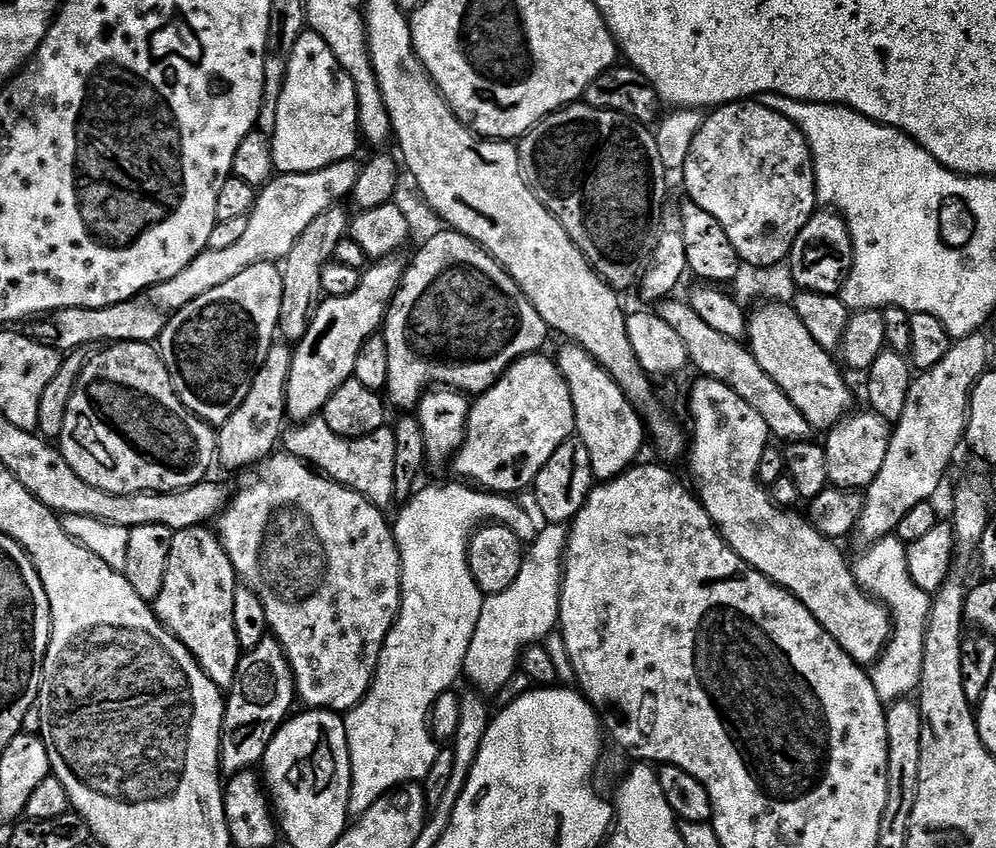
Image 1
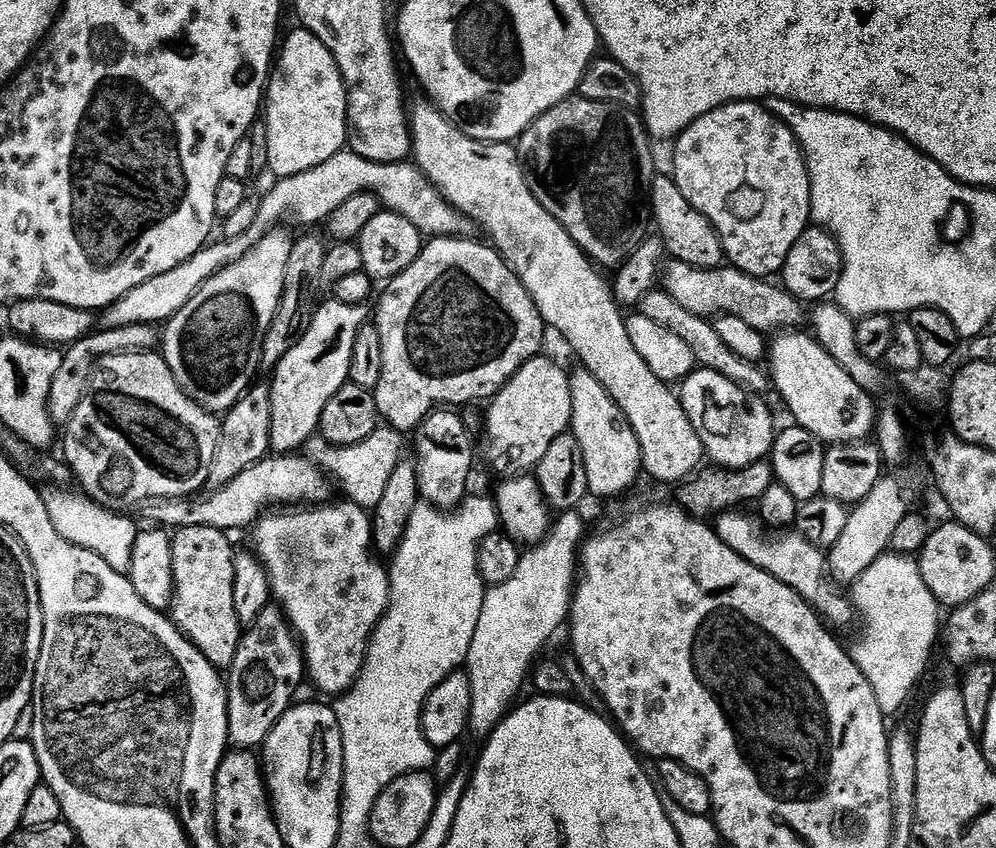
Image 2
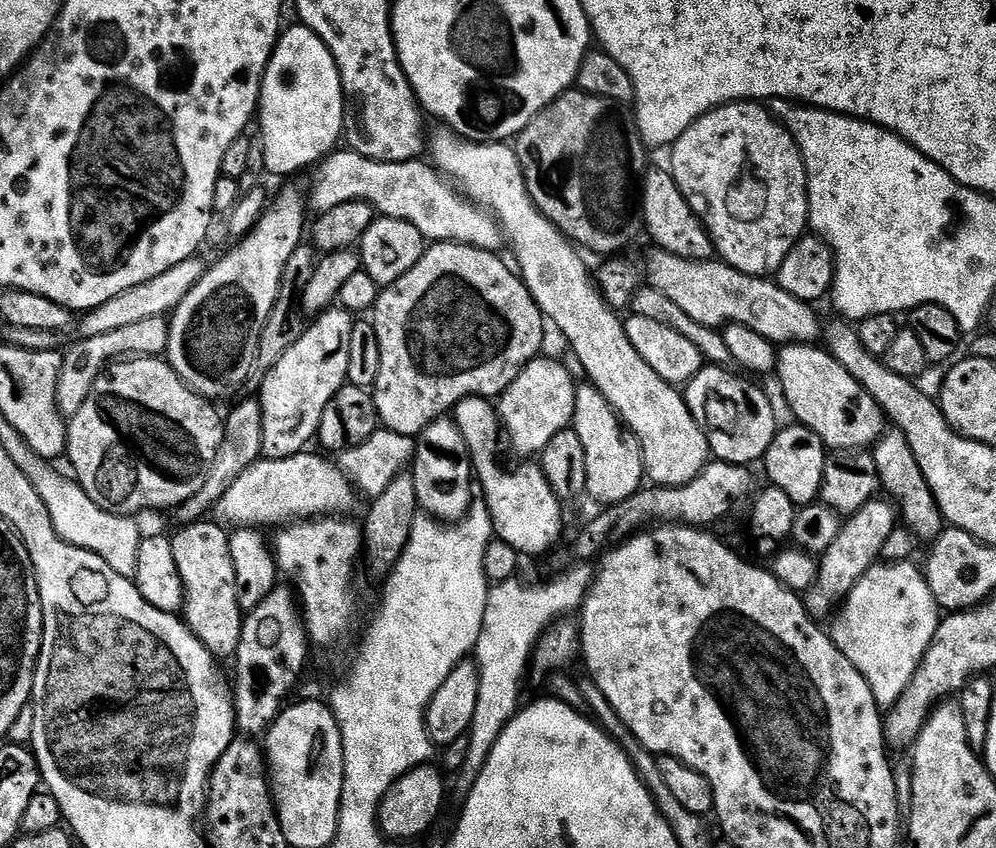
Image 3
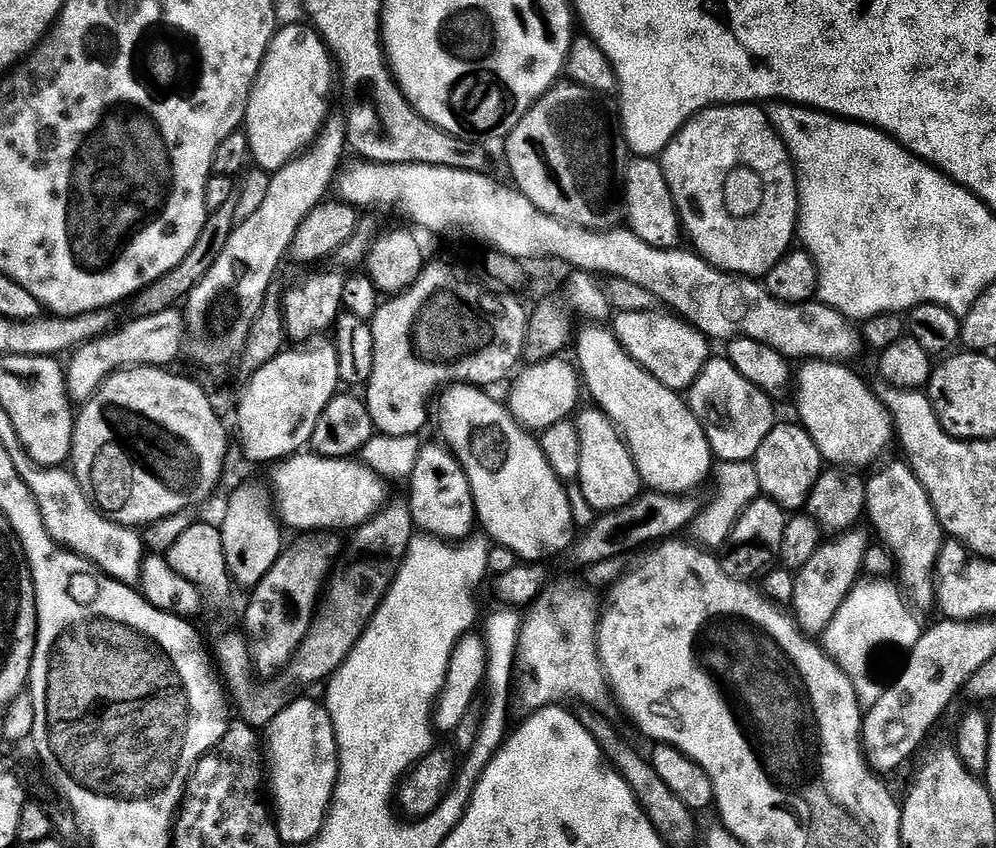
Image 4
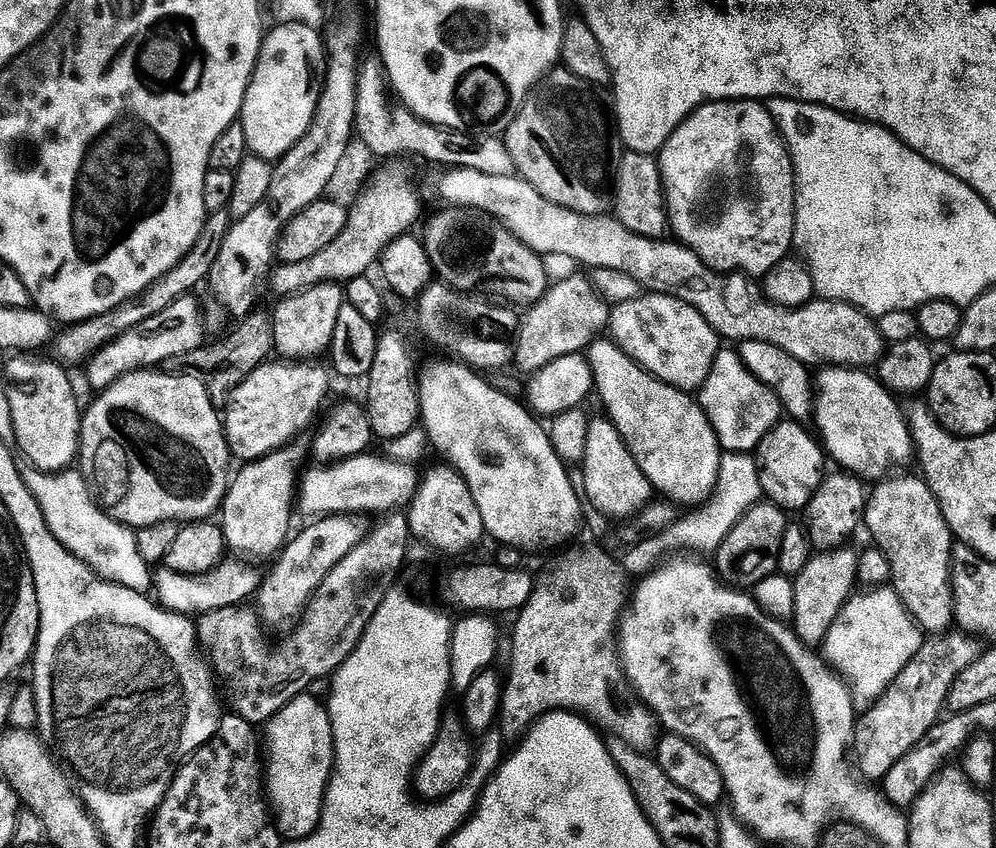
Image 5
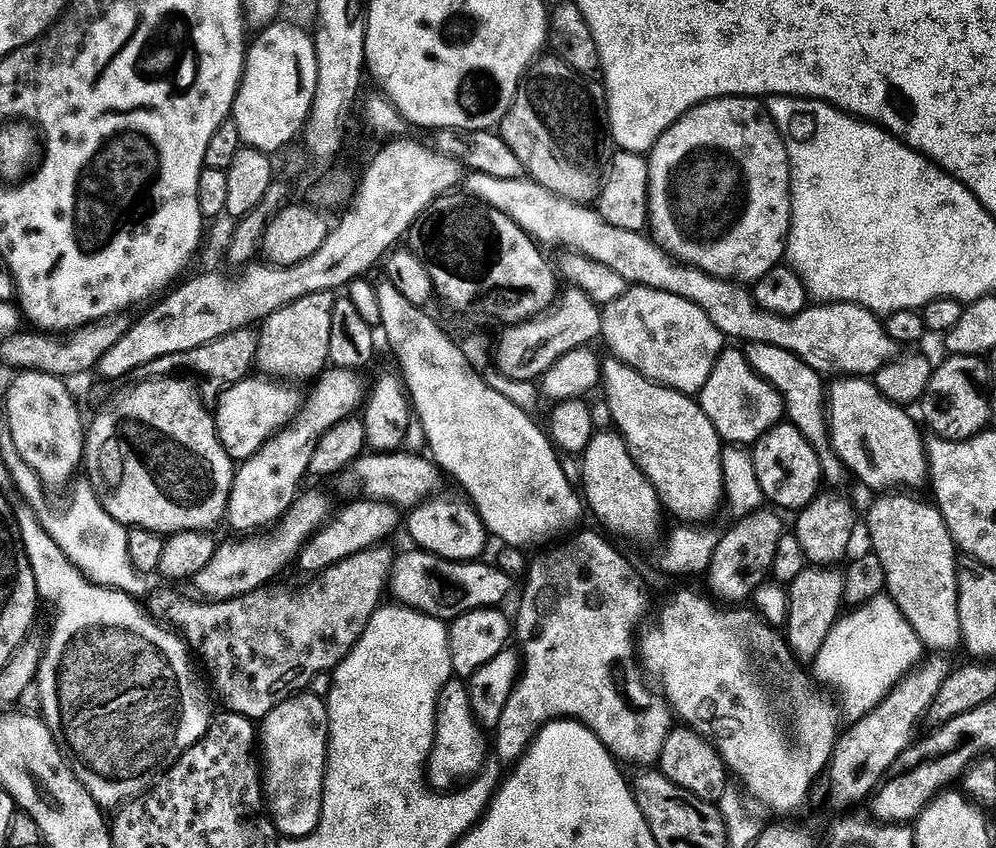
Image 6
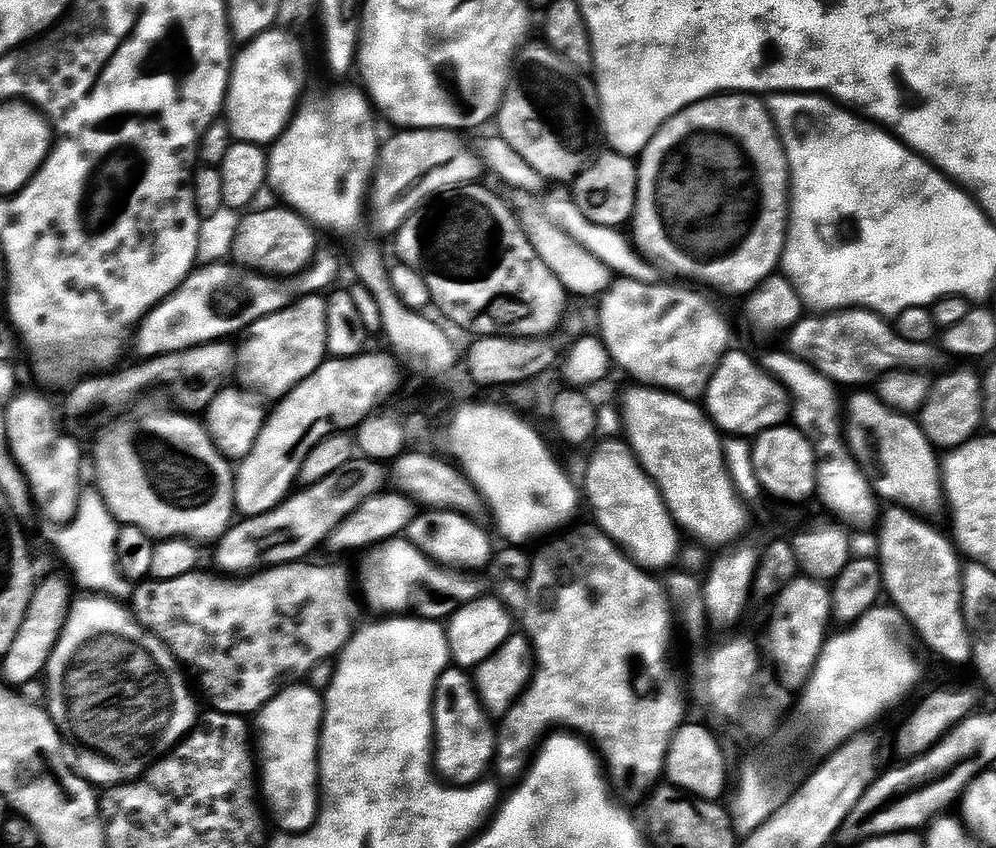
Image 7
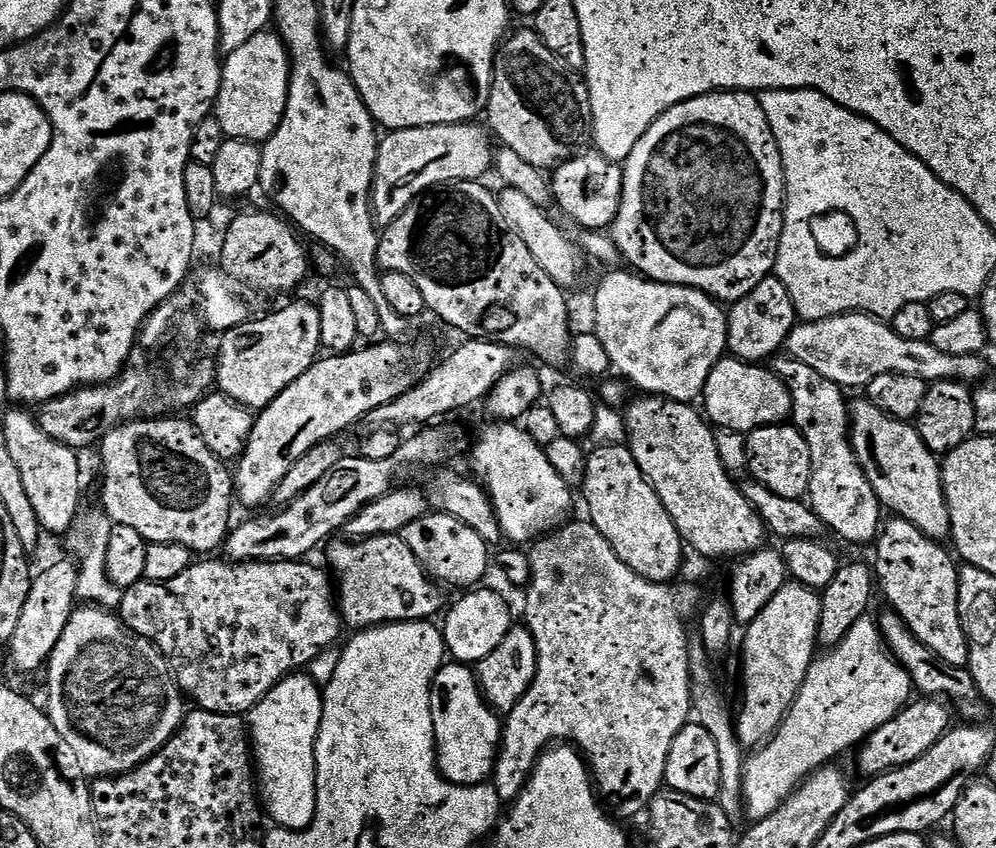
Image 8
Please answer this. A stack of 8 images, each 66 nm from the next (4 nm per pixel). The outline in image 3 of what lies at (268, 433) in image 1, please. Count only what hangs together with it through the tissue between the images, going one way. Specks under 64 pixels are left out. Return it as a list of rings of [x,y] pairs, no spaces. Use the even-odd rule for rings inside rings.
[[[259,399],[244,400],[229,416],[224,420],[224,441],[222,446],[218,446],[218,454],[214,458],[214,466],[210,466],[210,474],[206,478],[206,482],[202,486],[202,490],[198,490],[198,494],[194,494],[185,504],[179,505],[176,514],[179,514],[181,525],[195,524],[197,520],[203,519],[209,515],[208,511],[213,511],[216,505],[226,494],[226,490],[230,490],[230,486],[234,486],[234,482],[238,482],[238,478],[242,478],[242,474],[246,474],[246,470],[254,461],[261,459],[264,447],[262,446],[262,410],[260,409]]]

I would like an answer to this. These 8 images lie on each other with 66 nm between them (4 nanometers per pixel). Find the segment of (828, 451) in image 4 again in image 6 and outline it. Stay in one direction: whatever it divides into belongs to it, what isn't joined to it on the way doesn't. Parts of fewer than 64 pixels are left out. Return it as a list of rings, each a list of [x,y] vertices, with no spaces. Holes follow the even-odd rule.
[[[840,378],[836,385],[831,385],[830,391],[826,396],[826,404],[830,409],[830,420],[832,416],[832,448],[836,451],[836,456],[841,460],[842,463],[845,464],[846,467],[849,468],[850,471],[853,472],[854,475],[857,476],[858,479],[861,480],[862,483],[865,484],[868,488],[884,488],[880,490],[892,490],[895,484],[909,484],[909,489],[916,490],[916,487],[919,486],[920,483],[927,481],[929,479],[930,473],[928,470],[928,453],[926,451],[926,440],[925,437],[920,437],[920,432],[916,429],[916,424],[911,420],[910,417],[907,416],[905,409],[901,407],[899,404],[895,404],[894,402],[890,402],[887,398],[882,395],[876,388],[875,383],[871,379],[868,378]]]

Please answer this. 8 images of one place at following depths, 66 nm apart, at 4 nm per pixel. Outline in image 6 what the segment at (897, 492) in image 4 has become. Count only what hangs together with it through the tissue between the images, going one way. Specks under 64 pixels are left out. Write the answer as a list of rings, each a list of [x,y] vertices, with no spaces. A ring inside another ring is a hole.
[[[884,494],[881,500],[876,500],[872,504],[872,509],[868,512],[868,536],[872,539],[870,544],[871,551],[875,552],[880,557],[882,566],[886,566],[886,574],[888,575],[888,587],[886,589],[887,595],[892,601],[900,607],[902,614],[910,622],[910,626],[914,626],[914,630],[918,634],[918,638],[924,644],[925,649],[928,650],[948,650],[944,648],[952,648],[955,644],[961,643],[962,637],[960,635],[960,615],[958,614],[958,586],[956,585],[956,570],[958,567],[958,549],[956,541],[953,540],[950,530],[946,526],[946,522],[942,518],[940,509],[936,507],[935,503],[924,500],[919,500],[916,494],[908,494],[912,496],[892,496],[896,494]]]

